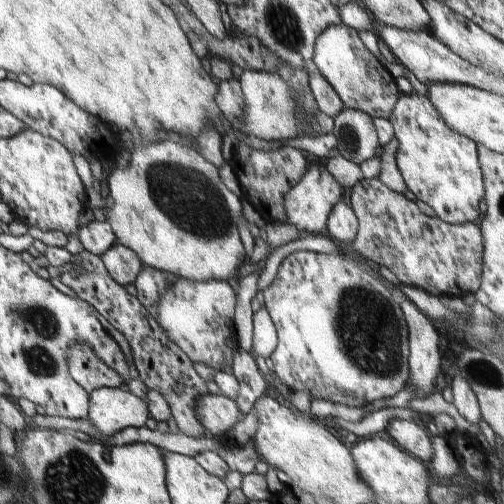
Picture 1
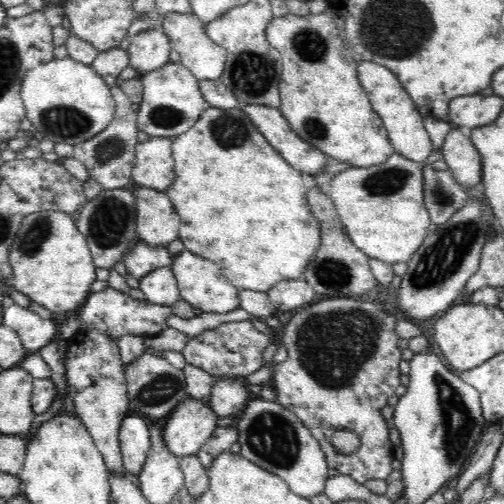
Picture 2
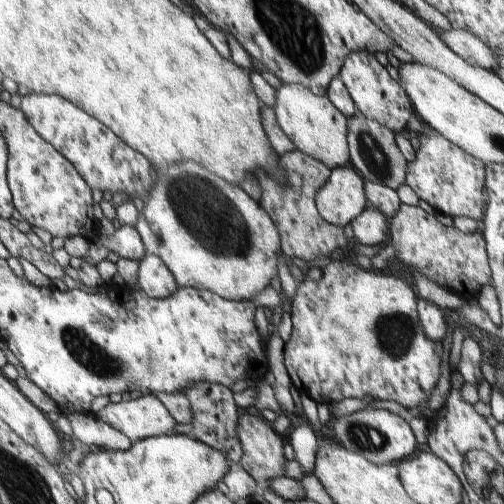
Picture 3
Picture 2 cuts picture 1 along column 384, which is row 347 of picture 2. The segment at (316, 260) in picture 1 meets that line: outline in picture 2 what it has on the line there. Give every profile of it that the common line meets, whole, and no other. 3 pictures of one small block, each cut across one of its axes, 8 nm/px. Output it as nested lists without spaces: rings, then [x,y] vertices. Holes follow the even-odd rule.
[[[332,298],[298,310],[292,314],[290,322],[284,328],[282,344],[288,350],[288,360],[276,364],[272,374],[276,402],[292,410],[318,438],[326,454],[330,476],[348,474],[360,484],[366,484],[368,480],[386,480],[392,472],[394,444],[390,442],[390,428],[382,416],[382,408],[388,406],[388,398],[394,396],[394,390],[400,386],[398,364],[402,362],[402,350],[398,348],[398,320],[398,314],[390,316],[374,302],[366,302],[362,298]],[[342,428],[354,432],[360,438],[360,448],[354,454],[340,454],[330,442],[330,434]]]

